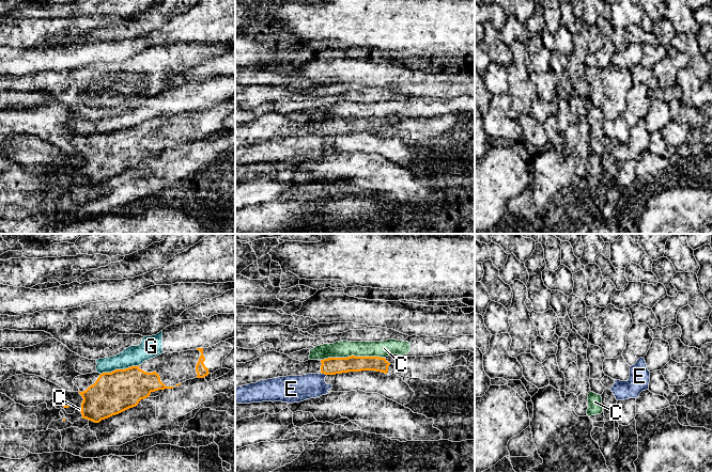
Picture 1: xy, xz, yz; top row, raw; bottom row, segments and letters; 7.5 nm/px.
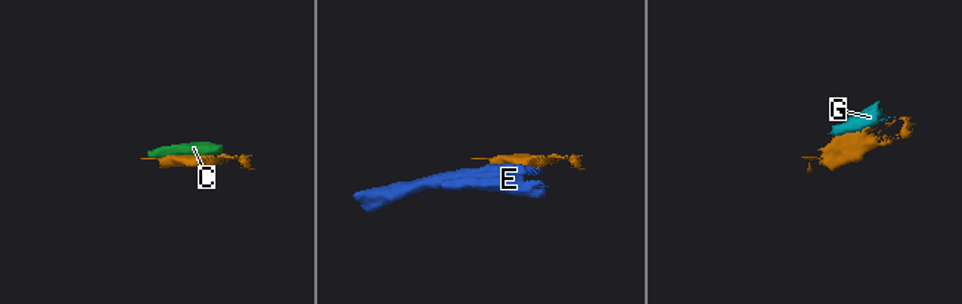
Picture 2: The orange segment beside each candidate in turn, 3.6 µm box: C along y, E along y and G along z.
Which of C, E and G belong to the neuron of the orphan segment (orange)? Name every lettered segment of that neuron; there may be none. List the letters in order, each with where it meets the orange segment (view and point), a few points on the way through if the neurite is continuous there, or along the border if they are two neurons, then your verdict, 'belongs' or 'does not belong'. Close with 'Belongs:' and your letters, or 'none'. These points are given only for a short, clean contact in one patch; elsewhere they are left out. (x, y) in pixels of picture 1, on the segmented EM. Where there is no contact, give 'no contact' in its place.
C: contact xz (352, 356); does not belong
E: contact xz (324, 373); does not belong
G: contact xy (120, 369); border xy (139, 364), (101, 374); does not belong
Belongs: none

